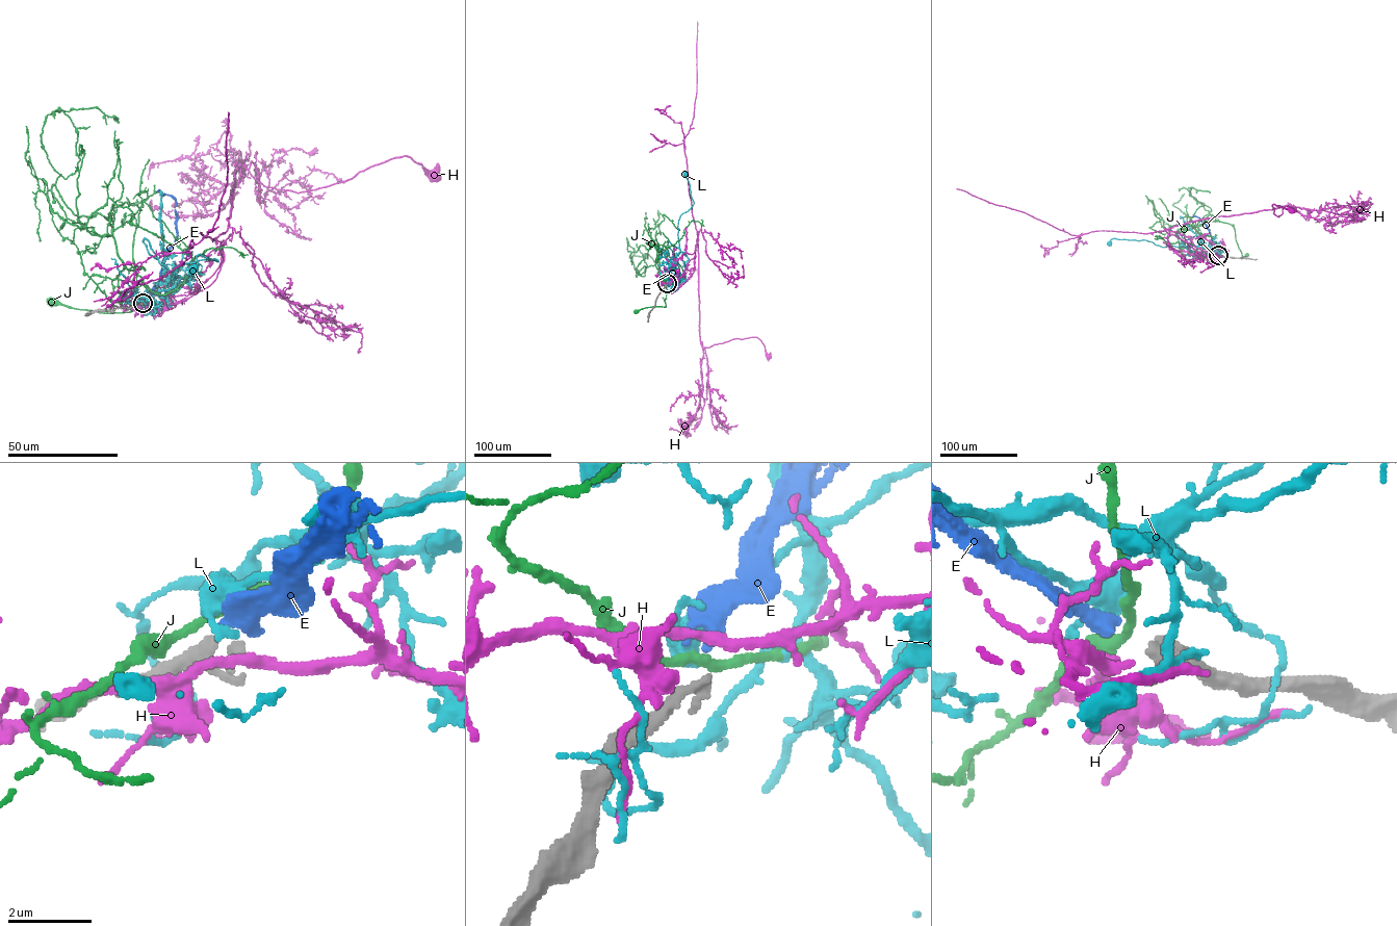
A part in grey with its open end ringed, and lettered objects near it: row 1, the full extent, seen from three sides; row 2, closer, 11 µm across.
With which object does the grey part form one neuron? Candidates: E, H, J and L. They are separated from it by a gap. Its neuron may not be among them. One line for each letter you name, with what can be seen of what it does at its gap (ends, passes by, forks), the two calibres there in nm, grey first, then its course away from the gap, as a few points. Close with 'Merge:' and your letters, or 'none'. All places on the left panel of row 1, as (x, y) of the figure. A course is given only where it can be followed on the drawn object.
E: It passes by. Thickness 280 nm (grey) against 280 nm. Its course: (143, 302), (159, 281), (164, 254), (175, 241), (177, 232), (176, 201), (156, 190)
Merge: E

